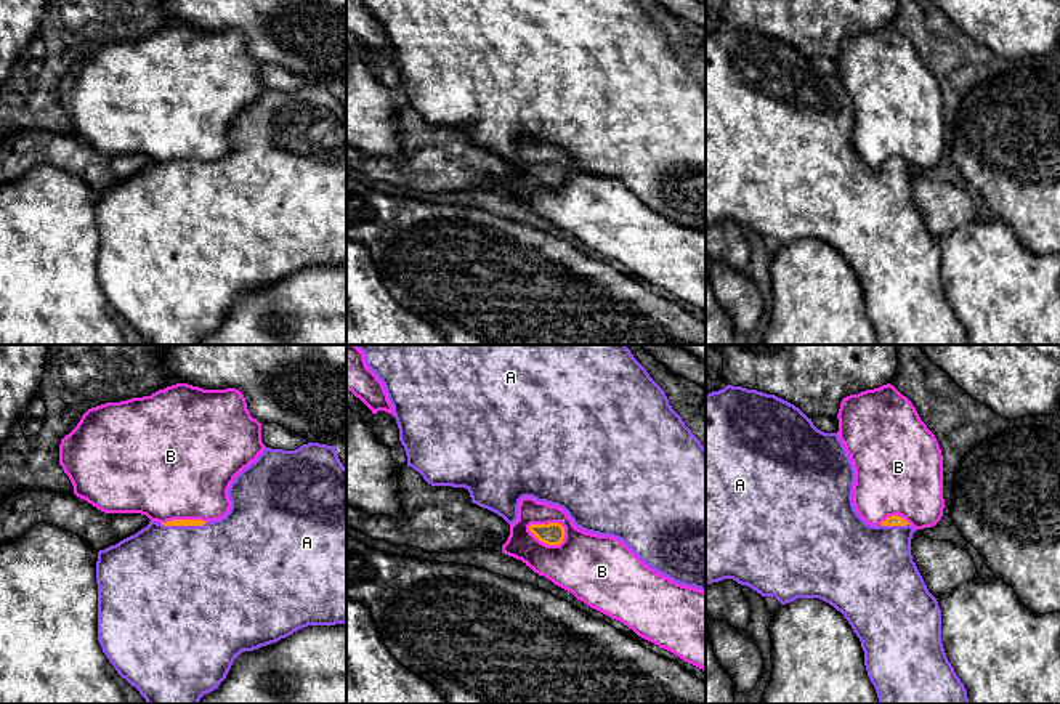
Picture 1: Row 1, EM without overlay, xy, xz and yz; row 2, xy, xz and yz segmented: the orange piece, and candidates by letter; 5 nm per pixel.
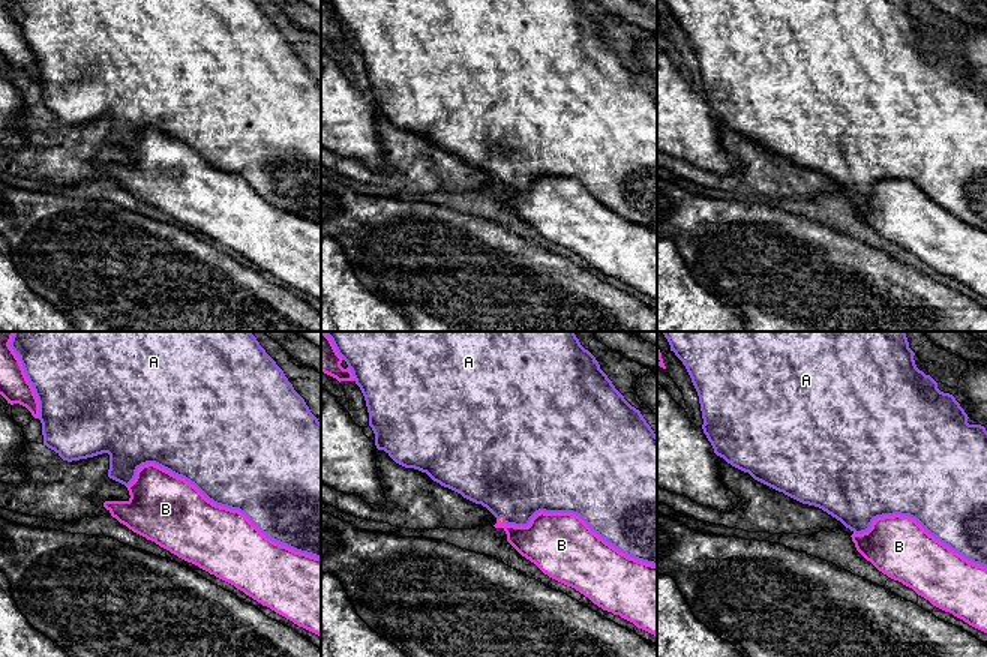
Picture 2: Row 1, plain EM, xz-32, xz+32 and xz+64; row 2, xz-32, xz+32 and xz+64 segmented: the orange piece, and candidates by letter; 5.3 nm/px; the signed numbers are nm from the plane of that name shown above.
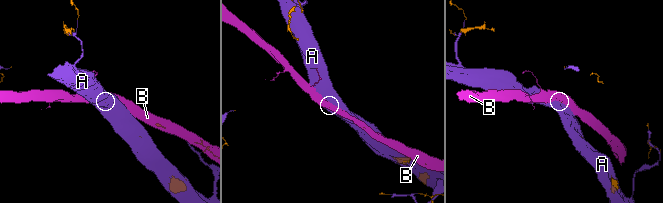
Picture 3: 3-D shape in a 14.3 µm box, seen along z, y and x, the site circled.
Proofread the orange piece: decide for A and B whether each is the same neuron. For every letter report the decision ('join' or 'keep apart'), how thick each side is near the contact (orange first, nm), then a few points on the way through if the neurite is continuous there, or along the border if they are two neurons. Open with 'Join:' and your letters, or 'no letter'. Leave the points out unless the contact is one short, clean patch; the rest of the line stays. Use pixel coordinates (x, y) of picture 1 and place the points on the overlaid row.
Join: A
A: join | 30/500 nm
B: keep apart | 110/320 nm | along xz (528, 526), (547, 544), (558, 544), (565, 538)

